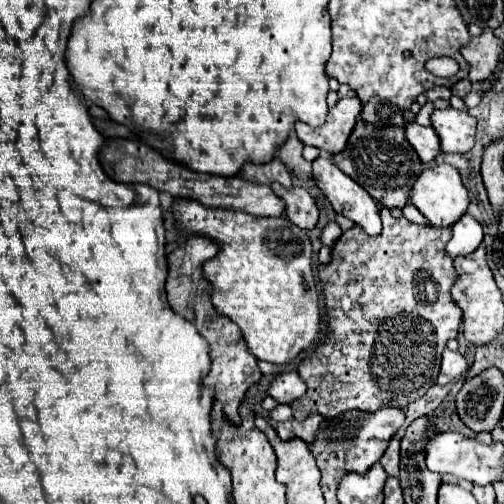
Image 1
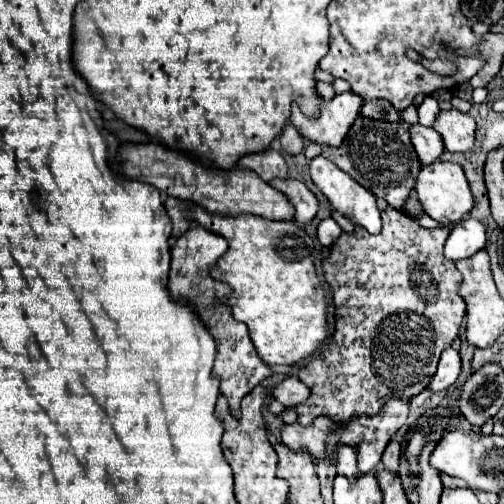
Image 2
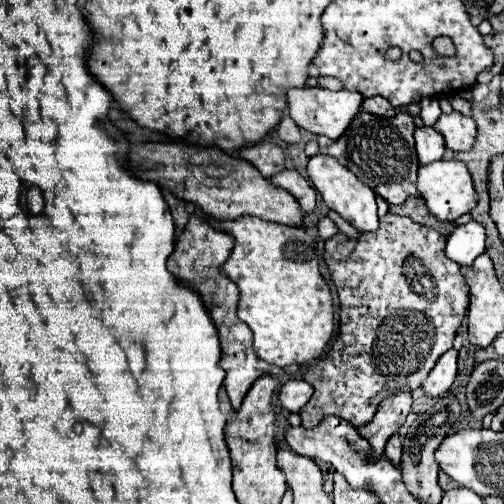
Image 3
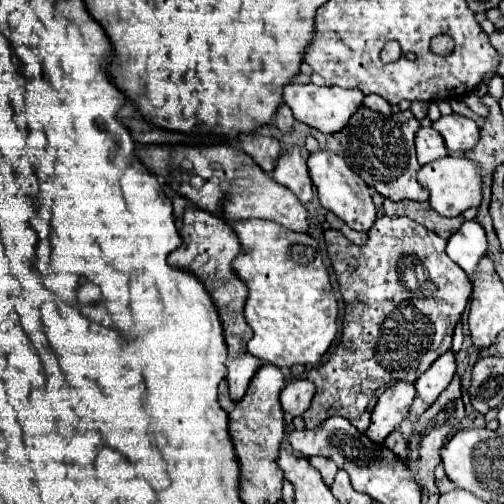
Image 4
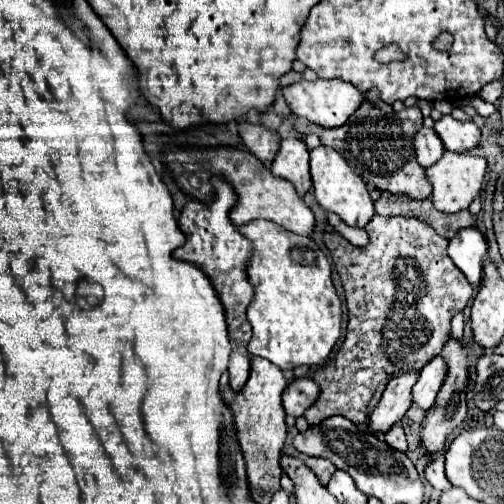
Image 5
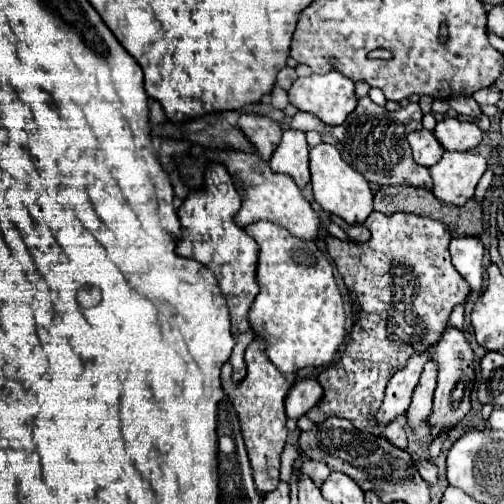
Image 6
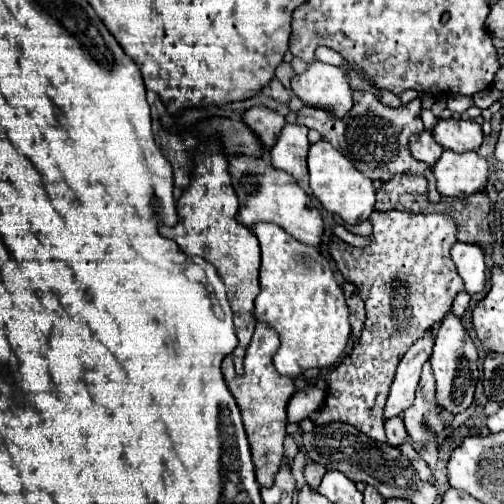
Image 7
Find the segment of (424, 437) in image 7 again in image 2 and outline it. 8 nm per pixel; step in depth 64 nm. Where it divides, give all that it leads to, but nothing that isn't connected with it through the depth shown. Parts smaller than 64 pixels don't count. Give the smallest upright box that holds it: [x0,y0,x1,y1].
[430,348,462,392]

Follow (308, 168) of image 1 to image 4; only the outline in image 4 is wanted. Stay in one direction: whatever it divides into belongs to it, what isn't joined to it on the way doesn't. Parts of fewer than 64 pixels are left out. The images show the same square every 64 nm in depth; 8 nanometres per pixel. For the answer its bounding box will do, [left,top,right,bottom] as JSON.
[274,104,294,132]

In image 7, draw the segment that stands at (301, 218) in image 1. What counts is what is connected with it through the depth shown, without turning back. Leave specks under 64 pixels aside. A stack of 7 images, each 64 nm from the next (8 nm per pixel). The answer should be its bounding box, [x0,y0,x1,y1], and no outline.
[270,124,308,182]

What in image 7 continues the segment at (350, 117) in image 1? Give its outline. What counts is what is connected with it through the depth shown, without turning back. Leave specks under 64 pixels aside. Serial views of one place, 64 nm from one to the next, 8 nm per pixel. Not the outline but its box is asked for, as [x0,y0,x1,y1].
[292,62,352,118]

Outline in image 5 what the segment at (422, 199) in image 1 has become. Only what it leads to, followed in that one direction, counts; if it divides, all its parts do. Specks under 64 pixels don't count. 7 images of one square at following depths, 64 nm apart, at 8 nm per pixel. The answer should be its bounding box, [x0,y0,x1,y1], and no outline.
[426,152,486,214]

